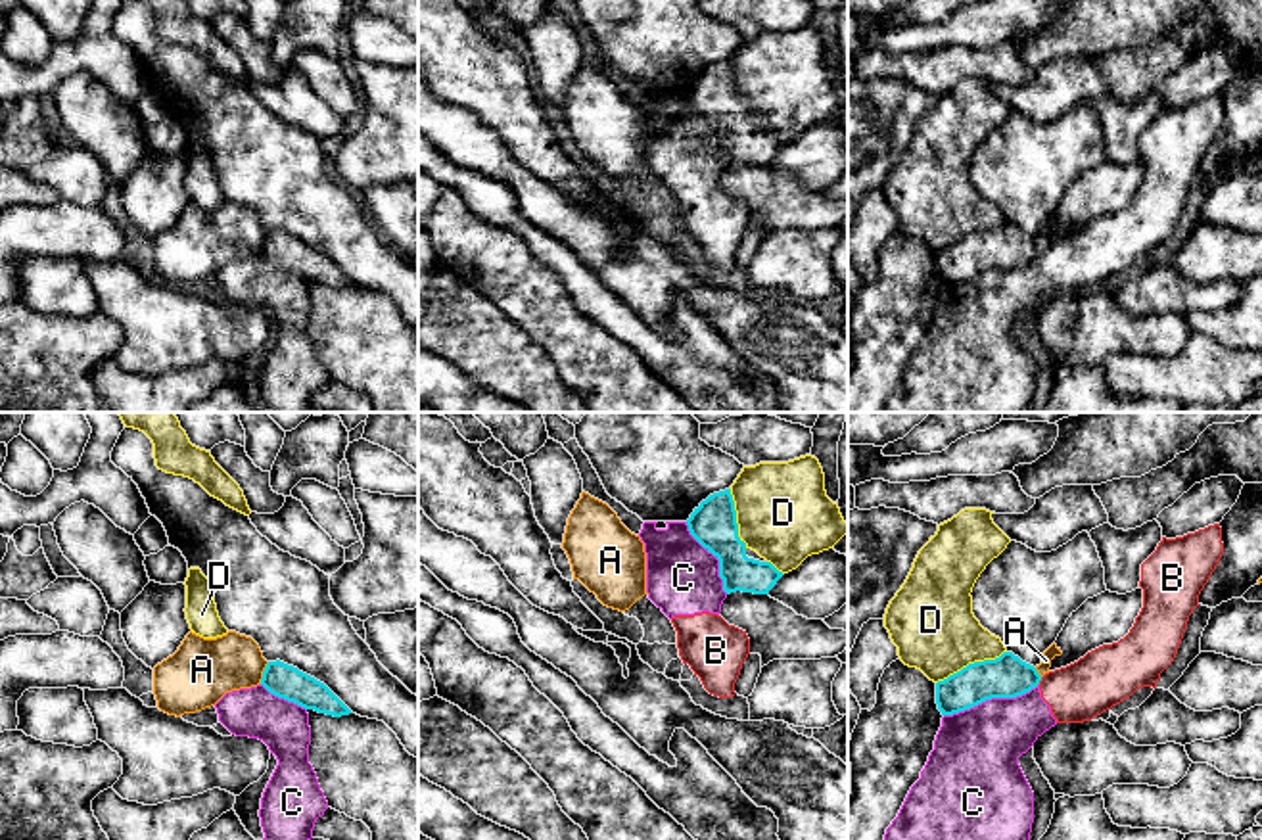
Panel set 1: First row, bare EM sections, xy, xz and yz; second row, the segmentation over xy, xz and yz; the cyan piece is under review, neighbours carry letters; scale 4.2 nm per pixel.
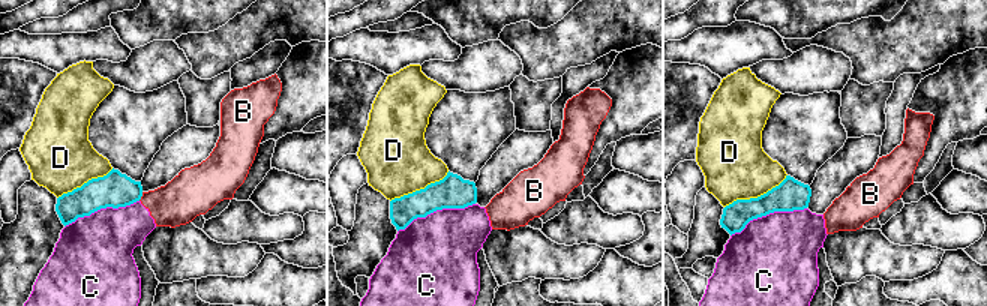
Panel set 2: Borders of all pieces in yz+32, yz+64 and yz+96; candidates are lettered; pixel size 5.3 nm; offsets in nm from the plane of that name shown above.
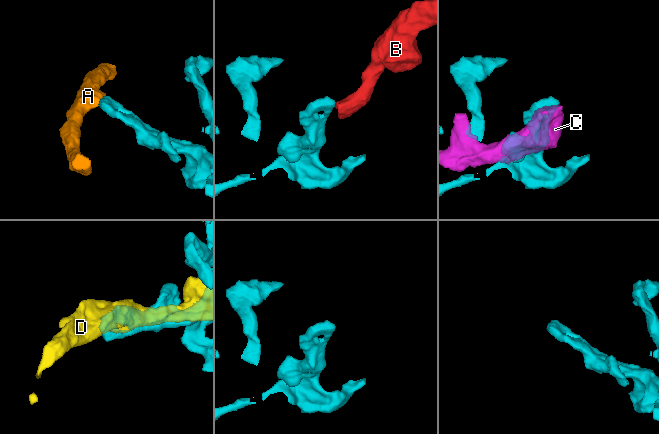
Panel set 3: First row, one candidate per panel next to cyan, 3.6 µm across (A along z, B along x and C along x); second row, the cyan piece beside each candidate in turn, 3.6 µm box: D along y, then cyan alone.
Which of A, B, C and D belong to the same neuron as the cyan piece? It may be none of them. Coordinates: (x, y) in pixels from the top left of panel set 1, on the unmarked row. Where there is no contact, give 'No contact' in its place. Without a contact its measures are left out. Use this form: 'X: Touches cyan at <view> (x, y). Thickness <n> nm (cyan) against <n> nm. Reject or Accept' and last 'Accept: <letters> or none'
A: Touches cyan at xy (263, 244). Thickness 140 nm (cyan) against 280 nm. Reject
B: Touches cyan at yz (1040, 250). Thickness 180 nm (cyan) against 240 nm. Reject
C: Touches cyan at yz (990, 269). Thickness 180 nm (cyan) against 360 nm. Reject
D: Touches cyan at yz (971, 234). Thickness 180 nm (cyan) against 360 nm. Reject
Accept: none

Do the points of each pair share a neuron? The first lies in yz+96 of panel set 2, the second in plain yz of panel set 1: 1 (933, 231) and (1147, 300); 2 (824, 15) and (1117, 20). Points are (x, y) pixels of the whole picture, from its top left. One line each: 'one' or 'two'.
1: one
2: one

